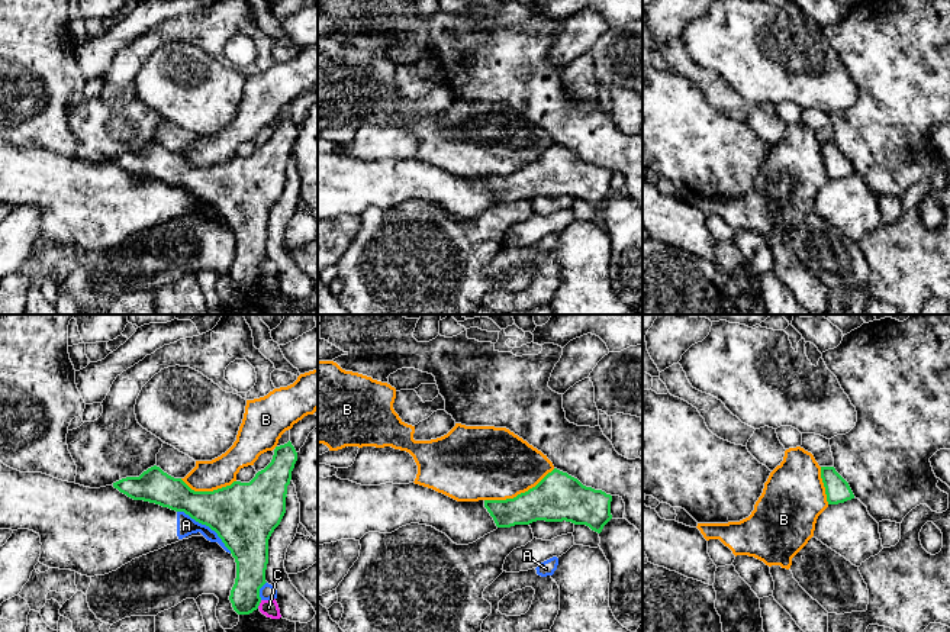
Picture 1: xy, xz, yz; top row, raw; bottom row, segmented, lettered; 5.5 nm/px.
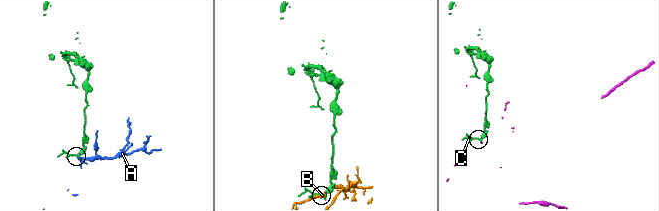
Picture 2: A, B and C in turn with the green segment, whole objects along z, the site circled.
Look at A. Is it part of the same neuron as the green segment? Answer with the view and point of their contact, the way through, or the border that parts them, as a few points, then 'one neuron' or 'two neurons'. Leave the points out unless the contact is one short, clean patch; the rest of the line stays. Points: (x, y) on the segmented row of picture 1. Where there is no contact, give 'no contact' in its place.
meets green in xy at (206, 525); two neurons

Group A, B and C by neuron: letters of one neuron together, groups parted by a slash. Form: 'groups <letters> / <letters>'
groups A / B / C

